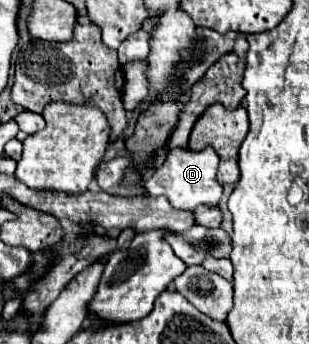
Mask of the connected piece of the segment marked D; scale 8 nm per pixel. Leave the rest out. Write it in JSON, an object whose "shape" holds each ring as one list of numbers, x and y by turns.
{"shape":[[206,147,204,151,188,151,188,149,172,149,166,157,164,165,152,173,152,177,144,183,148,195,164,195,174,209,194,211,198,205,218,205,222,197,222,185,216,181,218,155,214,149]]}

